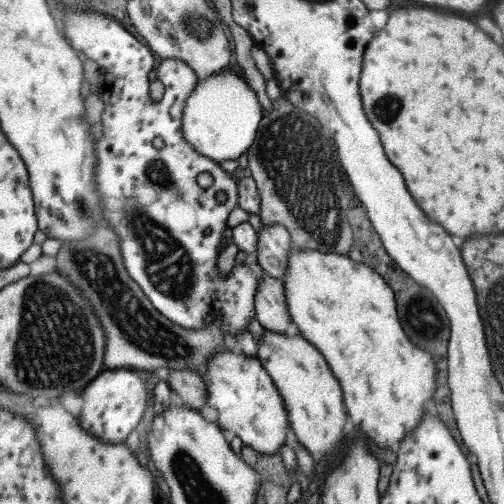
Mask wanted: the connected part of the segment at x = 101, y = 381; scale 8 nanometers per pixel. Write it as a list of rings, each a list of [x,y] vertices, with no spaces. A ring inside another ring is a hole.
[[[105,368],[81,392],[84,404],[82,404],[77,418],[79,418],[79,424],[83,426],[83,430],[85,430],[85,432],[89,432],[89,434],[93,434],[93,436],[97,436],[99,440],[103,440],[103,442],[125,442],[126,438],[132,434],[132,431],[138,426],[138,424],[142,423],[144,412],[146,412],[146,408],[148,408],[148,406],[152,406],[152,408],[154,408],[154,414],[157,415],[158,413],[161,413],[168,405],[172,405],[172,399],[170,399],[171,393],[172,390],[166,380],[157,380],[152,386],[150,386],[150,383],[148,383],[147,380],[138,377],[136,373],[133,373],[128,368]]]

